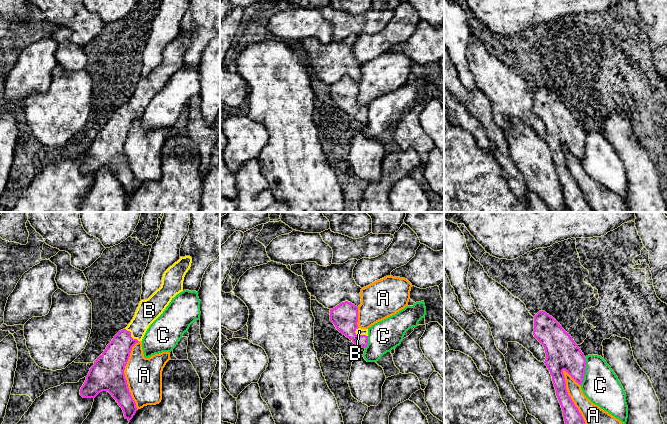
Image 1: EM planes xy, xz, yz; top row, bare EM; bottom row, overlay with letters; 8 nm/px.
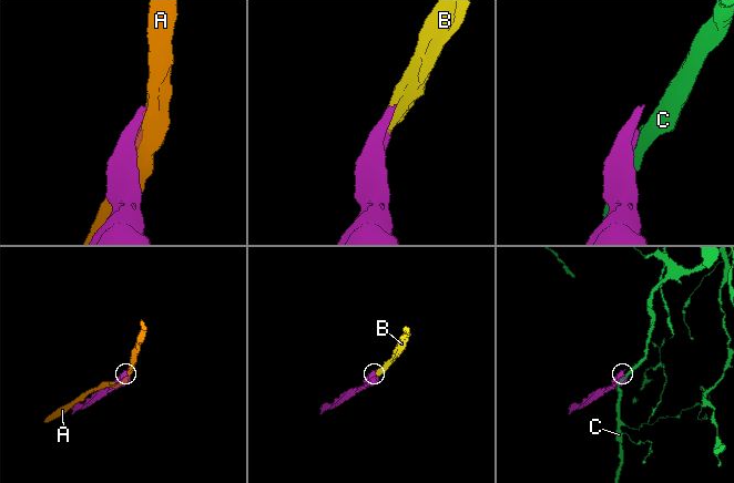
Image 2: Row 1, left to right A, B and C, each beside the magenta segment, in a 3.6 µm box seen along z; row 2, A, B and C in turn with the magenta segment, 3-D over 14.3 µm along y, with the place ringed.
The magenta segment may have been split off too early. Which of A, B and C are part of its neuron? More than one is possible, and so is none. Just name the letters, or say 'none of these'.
B

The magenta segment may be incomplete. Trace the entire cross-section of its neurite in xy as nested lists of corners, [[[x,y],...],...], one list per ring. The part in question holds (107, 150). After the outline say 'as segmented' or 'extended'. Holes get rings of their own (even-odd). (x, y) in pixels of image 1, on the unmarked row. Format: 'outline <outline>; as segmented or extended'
outline [[[190,32],[180,33],[177,38],[164,48],[161,63],[148,75],[140,77],[131,98],[125,105],[119,107],[114,112],[104,128],[95,136],[94,141],[90,144],[86,156],[80,165],[80,171],[83,174],[95,174],[100,168],[108,167],[122,184],[125,195],[130,198],[137,187],[137,183],[129,167],[124,146],[132,123],[139,117],[142,117],[149,102],[163,89],[171,76],[183,67],[184,53],[190,45],[191,39],[192,34]]]; extended

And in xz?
outline [[[345,77],[330,85],[330,97],[336,105],[362,124],[368,121],[368,105],[358,103],[358,83]]]; extended

